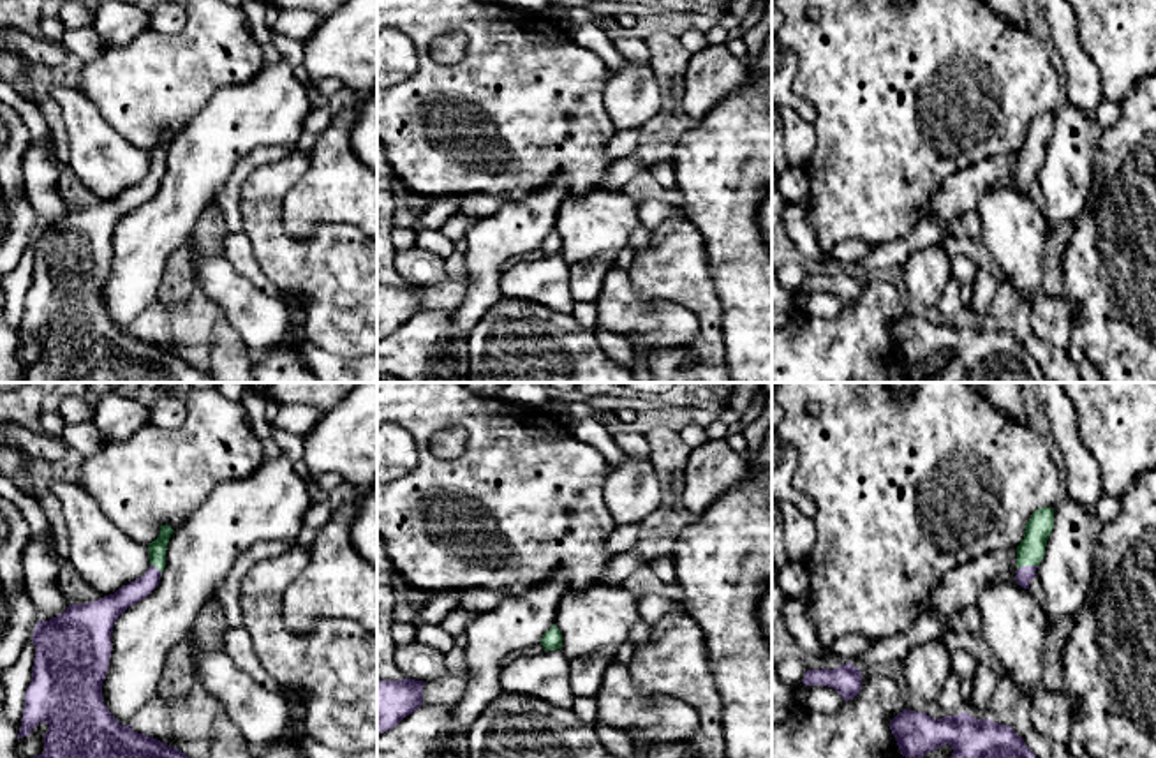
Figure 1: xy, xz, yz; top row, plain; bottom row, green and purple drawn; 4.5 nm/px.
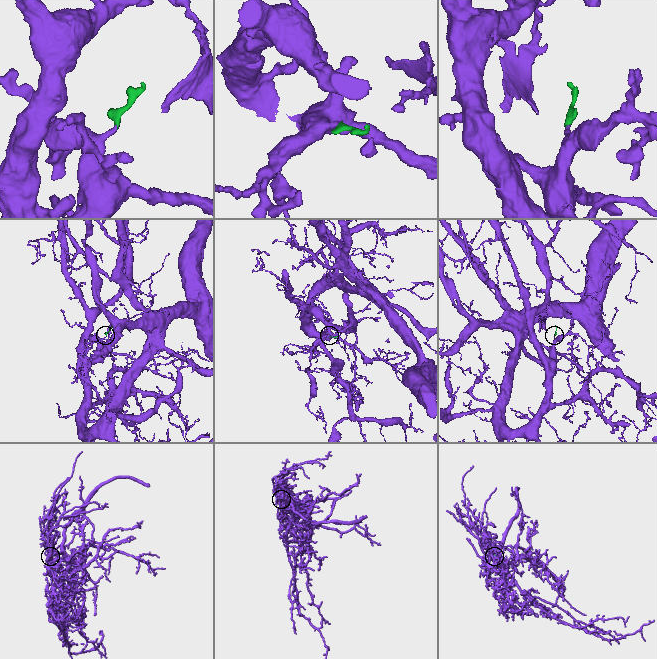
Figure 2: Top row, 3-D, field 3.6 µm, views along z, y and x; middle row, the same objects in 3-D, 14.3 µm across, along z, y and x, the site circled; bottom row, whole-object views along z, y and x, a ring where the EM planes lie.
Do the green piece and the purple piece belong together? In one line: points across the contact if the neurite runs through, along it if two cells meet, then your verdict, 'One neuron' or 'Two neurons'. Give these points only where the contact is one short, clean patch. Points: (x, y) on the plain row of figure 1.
Path across: yz (1030, 157), (1026, 170), (1026, 178). One neuron

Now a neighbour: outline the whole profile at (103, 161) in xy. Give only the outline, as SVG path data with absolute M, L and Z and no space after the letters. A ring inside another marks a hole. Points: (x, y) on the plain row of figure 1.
M53 81L51 99L62 111L69 136L69 162L78 182L104 201L141 183L150 173L150 155L127 143L78 88Z

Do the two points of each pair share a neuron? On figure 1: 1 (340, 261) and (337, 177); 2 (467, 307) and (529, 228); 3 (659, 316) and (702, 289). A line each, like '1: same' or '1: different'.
1: different
2: same
3: different

